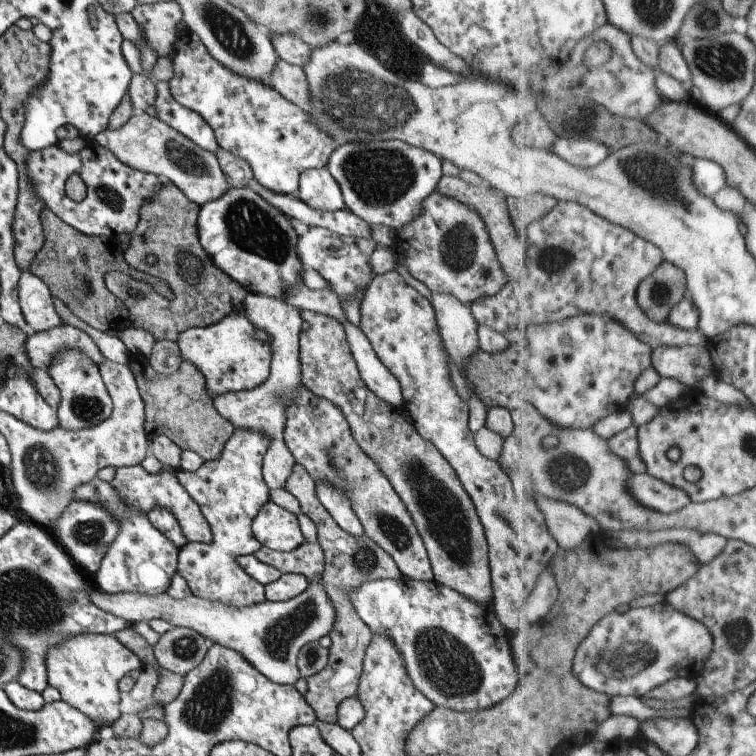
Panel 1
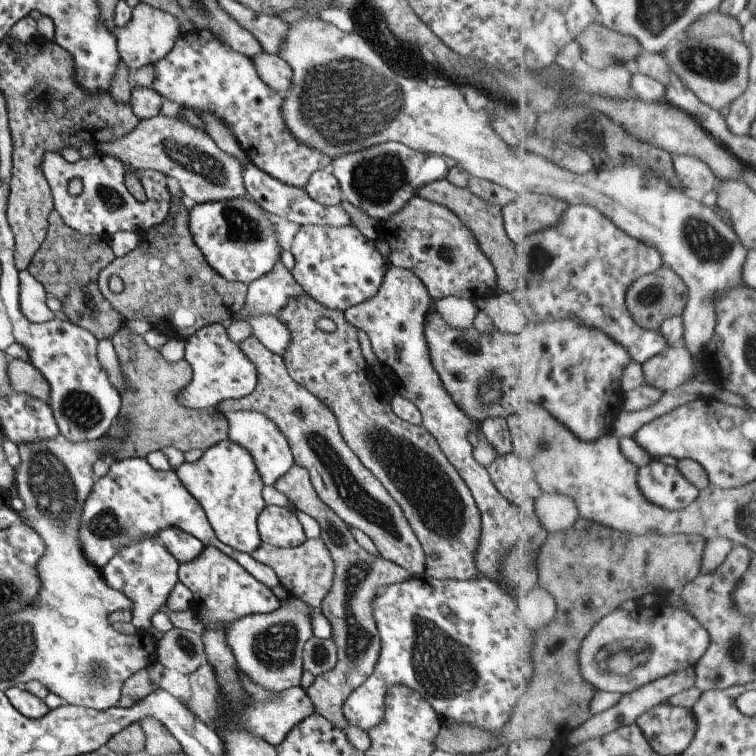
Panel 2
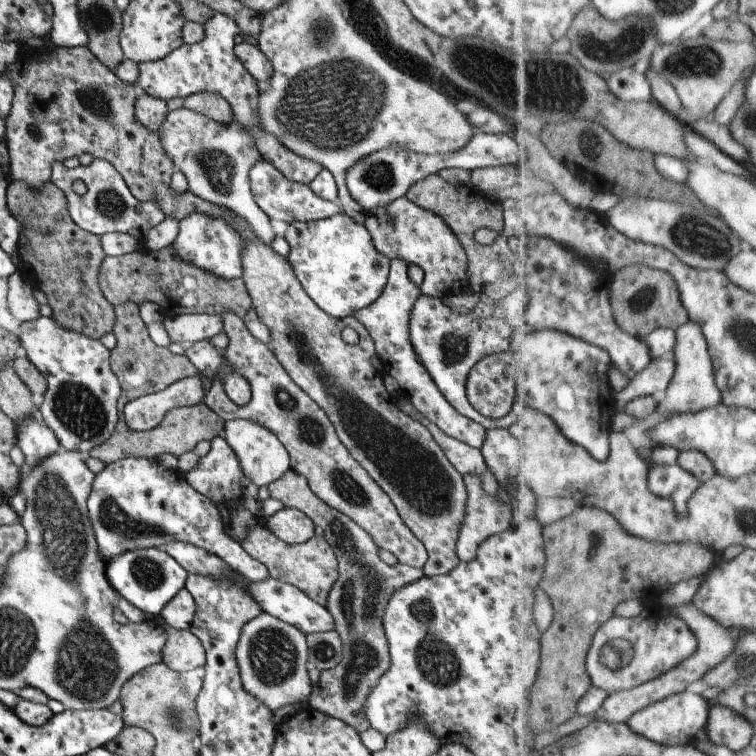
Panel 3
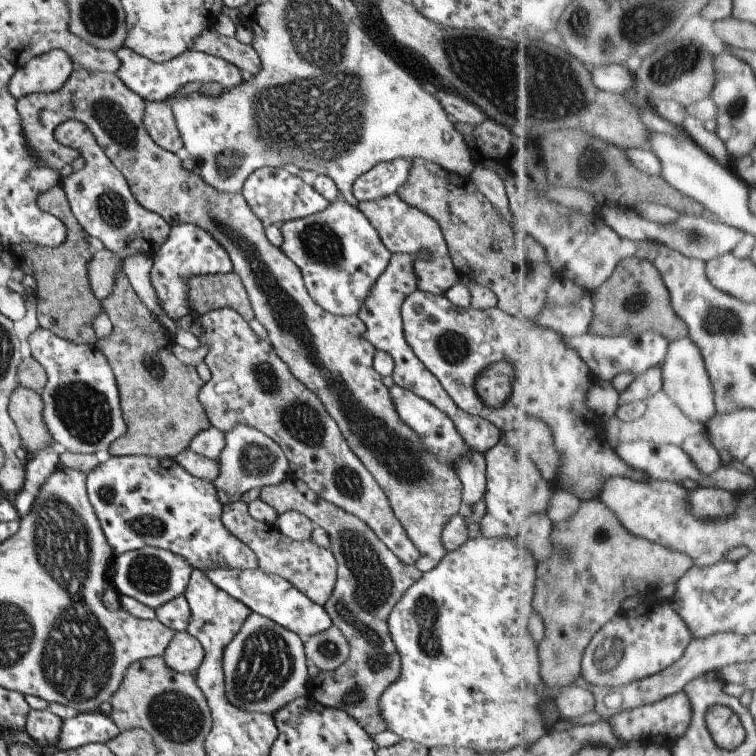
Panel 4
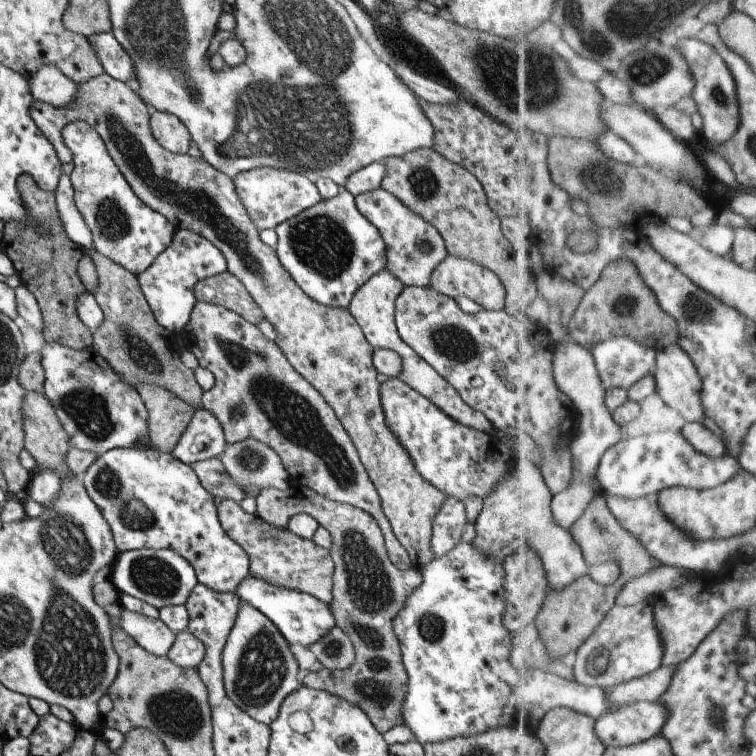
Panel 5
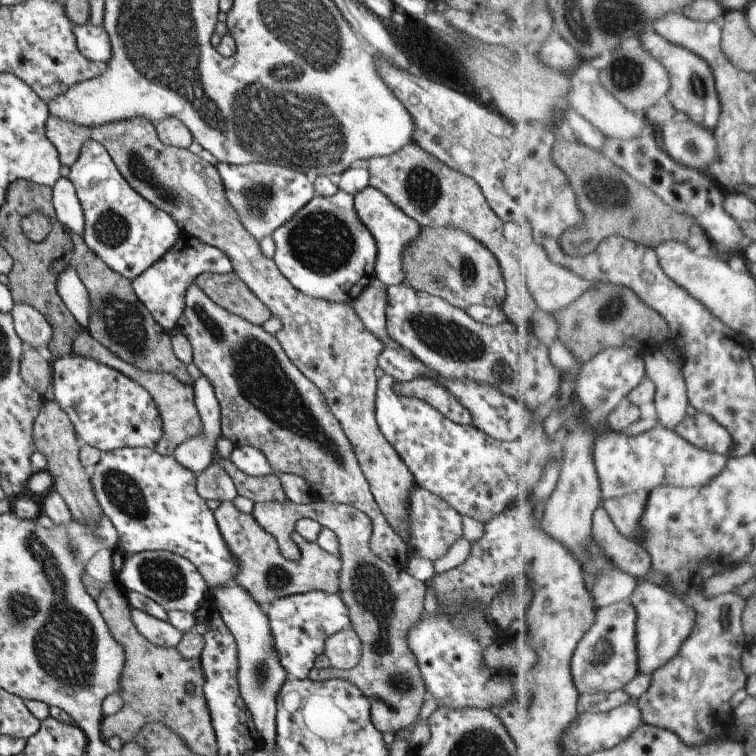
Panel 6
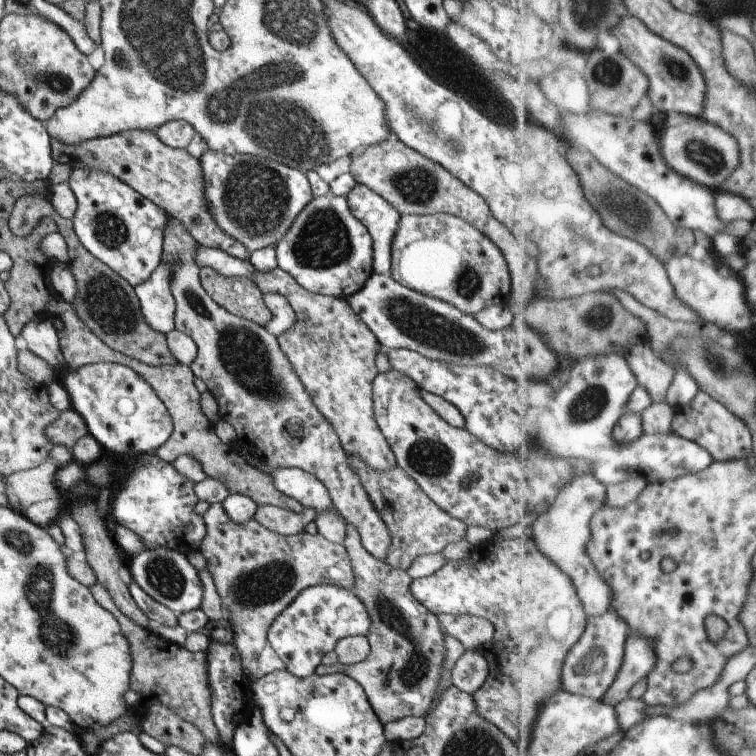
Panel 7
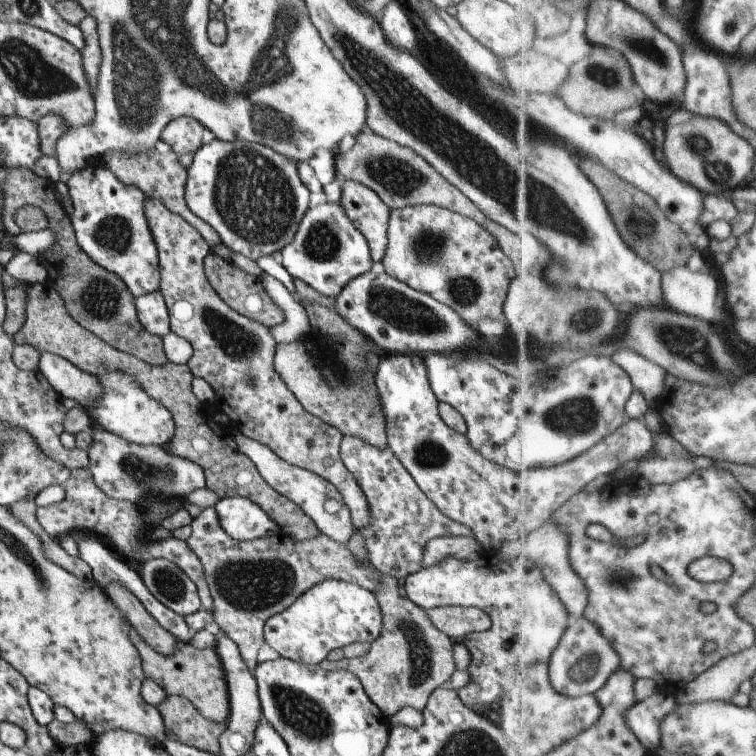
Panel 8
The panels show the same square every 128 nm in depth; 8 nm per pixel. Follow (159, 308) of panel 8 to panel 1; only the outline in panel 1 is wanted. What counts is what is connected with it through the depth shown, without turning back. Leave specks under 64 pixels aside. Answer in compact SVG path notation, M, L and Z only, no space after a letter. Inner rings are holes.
M249 186L231 187L218 199L201 205L196 218L196 233L198 243L209 260L227 276L238 282L247 293L261 293L282 300L282 292L286 291L289 285L303 285L299 274L297 274L302 268L296 255L298 236L291 229L289 219L280 211L275 210L268 202L265 202Z

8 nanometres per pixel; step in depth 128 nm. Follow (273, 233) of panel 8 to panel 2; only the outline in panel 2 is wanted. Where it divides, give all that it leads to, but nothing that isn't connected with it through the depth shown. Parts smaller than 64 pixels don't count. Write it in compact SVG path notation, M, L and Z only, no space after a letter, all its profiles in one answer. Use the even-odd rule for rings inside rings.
M248 162L242 168L242 181L249 198L256 203L260 210L276 214L289 222L301 225L327 225L342 227L351 225L349 215L340 205L323 206L312 199L302 188L286 185L284 182L269 176L259 170L253 163Z

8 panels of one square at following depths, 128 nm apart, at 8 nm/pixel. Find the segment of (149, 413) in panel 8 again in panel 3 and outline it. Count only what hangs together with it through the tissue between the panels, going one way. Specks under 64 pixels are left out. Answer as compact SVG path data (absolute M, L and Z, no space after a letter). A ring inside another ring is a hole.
M39 316L34 321L22 322L17 338L31 364L45 377L46 389L37 414L42 424L55 435L61 450L77 451L86 455L92 448L103 444L114 432L118 421L116 402L120 395L118 380L109 366L108 350L98 339L93 340L81 333L68 331L49 317Z

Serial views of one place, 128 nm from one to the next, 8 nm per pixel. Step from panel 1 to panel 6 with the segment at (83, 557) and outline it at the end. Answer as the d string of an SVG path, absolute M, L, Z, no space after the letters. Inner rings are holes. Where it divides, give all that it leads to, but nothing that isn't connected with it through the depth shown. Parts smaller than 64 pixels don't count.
M115 448L102 454L99 462L89 471L89 480L99 510L115 528L118 547L126 555L142 551L168 551L189 560L201 574L207 590L234 584L239 564L233 554L229 554L229 546L225 546L205 500L195 491L196 476L177 464L175 458L159 455L151 448Z

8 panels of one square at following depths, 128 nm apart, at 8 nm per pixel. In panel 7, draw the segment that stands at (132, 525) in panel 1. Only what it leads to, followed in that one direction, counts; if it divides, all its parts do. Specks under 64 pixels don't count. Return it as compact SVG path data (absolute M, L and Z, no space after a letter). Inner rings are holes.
M157 547L132 556L127 568L137 586L153 600L166 606L177 615L200 606L202 586L198 574L185 556L169 547Z

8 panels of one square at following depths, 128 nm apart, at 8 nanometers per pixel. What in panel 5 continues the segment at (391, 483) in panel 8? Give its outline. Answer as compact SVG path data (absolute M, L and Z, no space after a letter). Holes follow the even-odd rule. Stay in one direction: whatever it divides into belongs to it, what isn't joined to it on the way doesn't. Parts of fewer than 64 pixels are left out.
M446 496L432 518L429 550L433 559L443 557L459 542L465 524L464 504Z

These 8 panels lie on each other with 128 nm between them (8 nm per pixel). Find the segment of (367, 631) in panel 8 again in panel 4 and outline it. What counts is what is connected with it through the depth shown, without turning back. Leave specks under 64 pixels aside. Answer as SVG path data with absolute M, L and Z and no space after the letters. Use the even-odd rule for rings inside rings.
M212 567L204 569L206 577L218 589L224 590L231 598L244 604L251 613L257 613L282 626L285 630L299 635L301 640L327 630L332 624L329 615L322 606L311 602L293 585L277 575L268 575L259 568L253 570Z

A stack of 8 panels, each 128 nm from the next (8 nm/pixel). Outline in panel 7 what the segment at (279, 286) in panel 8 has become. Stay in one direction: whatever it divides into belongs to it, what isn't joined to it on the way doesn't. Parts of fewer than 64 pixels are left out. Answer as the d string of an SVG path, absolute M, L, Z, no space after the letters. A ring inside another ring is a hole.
M265 293L263 302L271 318L264 324L264 329L274 337L286 333L295 324L296 314L281 293Z

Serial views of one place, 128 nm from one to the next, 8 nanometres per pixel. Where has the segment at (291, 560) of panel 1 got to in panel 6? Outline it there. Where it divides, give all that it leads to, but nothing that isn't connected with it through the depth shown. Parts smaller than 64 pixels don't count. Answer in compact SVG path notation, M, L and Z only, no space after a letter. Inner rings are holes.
M222 501L212 514L225 546L229 546L229 554L233 554L233 558L239 564L237 576L233 580L234 585L241 586L259 604L259 607L264 608L265 604L277 598L308 591L338 593L337 574L341 562L337 555L333 556L325 552L316 542L303 540L297 532L292 531L289 537L299 550L299 559L285 560L279 553L275 538L262 530L251 514L237 510L231 501Z

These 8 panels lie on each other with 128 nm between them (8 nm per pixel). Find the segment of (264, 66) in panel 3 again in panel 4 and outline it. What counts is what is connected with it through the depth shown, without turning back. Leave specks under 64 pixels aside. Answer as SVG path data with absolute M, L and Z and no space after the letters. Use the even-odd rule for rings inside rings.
M212 28L205 30L193 42L191 50L213 55L254 75L259 70L259 59L253 47L233 37L225 37Z

